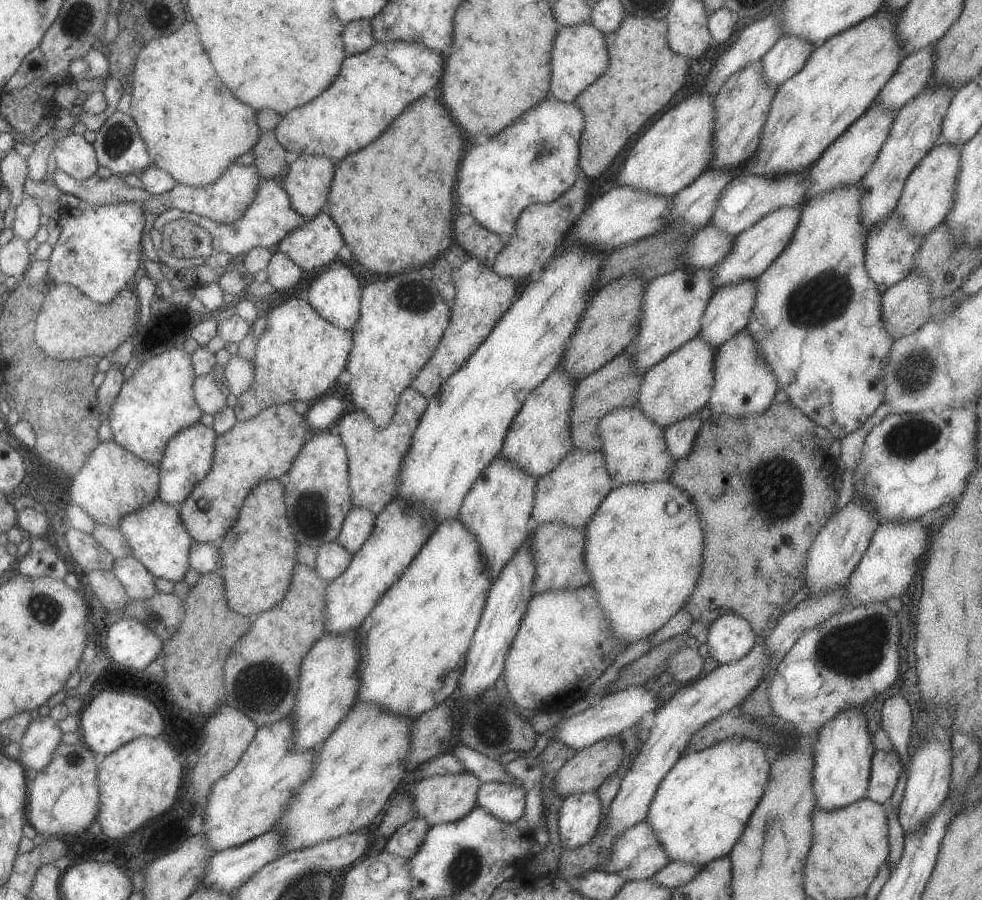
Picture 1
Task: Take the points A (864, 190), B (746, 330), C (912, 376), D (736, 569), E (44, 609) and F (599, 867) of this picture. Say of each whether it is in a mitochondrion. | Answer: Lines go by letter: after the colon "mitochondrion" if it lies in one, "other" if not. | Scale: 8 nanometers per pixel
A: other
B: other
C: mitochondrion
D: other
E: mitochondrion
F: other

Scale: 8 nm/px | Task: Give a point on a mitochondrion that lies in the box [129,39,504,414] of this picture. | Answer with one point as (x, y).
(412, 296)

